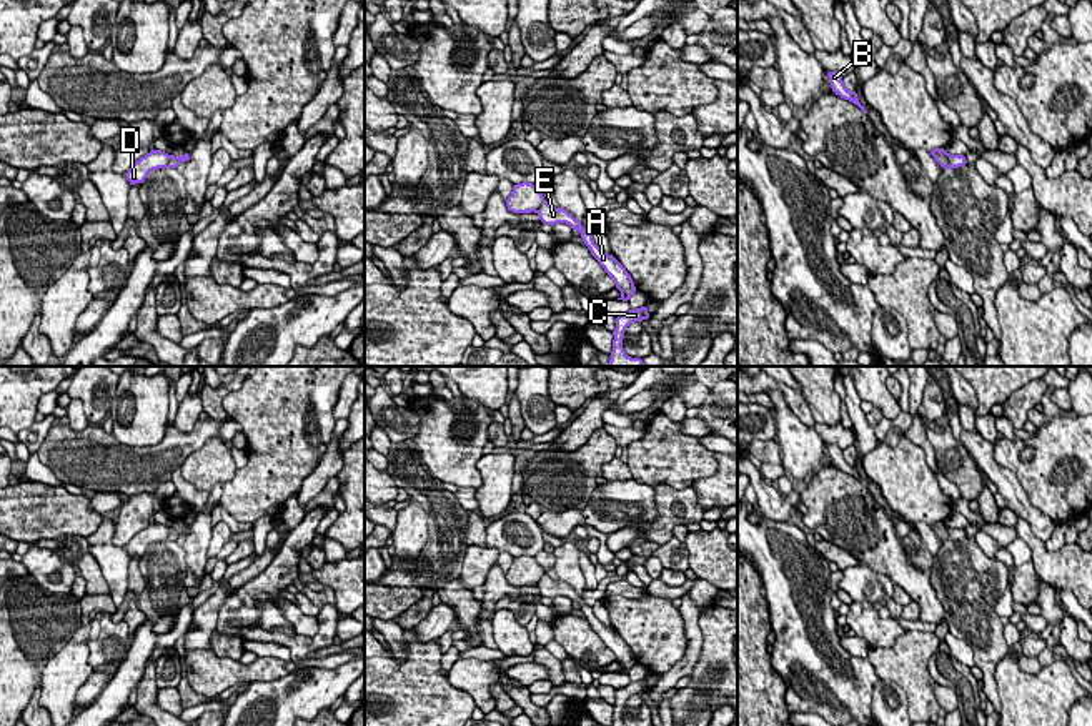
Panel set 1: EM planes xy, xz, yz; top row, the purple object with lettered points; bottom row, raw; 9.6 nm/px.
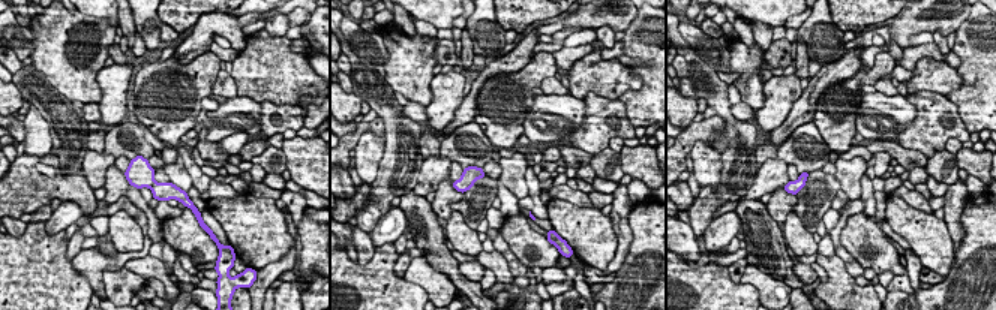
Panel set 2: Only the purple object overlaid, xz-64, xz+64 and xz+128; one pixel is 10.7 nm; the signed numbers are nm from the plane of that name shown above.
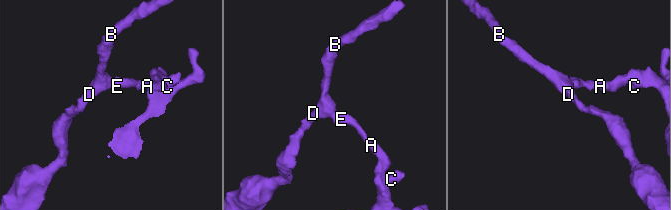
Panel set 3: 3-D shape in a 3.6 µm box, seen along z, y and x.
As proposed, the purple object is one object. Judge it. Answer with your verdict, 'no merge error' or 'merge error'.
merge error

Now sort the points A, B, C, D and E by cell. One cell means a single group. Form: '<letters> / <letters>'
A C E / B D

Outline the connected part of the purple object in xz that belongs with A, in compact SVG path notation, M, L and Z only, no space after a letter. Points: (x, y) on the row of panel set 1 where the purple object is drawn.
M544 201L538 211L541 223L554 226L556 223L568 223L573 230L581 233L584 245L591 255L599 261L604 271L616 281L616 288L623 293L621 301L628 301L636 293L634 281L626 268L614 258L606 255L593 240L593 235L584 230L579 220L576 220L568 210L554 208Z

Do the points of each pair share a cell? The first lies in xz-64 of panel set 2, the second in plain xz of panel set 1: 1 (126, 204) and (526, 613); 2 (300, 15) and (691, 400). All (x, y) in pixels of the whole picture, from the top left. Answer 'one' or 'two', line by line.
1: one
2: one

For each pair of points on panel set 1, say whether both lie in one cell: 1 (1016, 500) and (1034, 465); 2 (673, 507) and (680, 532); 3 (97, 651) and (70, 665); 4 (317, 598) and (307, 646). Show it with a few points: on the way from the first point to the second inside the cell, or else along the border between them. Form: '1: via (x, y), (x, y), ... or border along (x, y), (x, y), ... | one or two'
1: border along (994, 460), (1016, 477), (1026, 497), (1047, 517) | two
2: border along (686, 525), (678, 525), (671, 535) | two
3: border along (87, 643), (89, 661), (94, 666) | two
4: border along (335, 603), (325, 603), (320, 608) | two

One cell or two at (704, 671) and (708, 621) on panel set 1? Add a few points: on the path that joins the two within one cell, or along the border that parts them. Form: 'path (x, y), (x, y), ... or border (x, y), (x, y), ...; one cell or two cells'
path (711, 660), (711, 633); one cell

